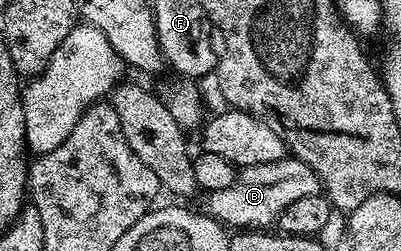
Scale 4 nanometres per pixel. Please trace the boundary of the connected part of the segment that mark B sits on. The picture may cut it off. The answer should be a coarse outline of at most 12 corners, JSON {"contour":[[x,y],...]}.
{"contour":[[297,157],[243,166],[203,212],[236,231],[264,231],[297,199],[320,193]]}

